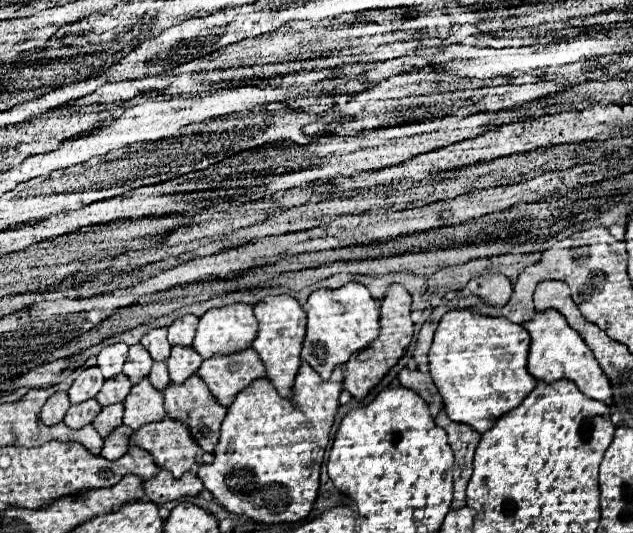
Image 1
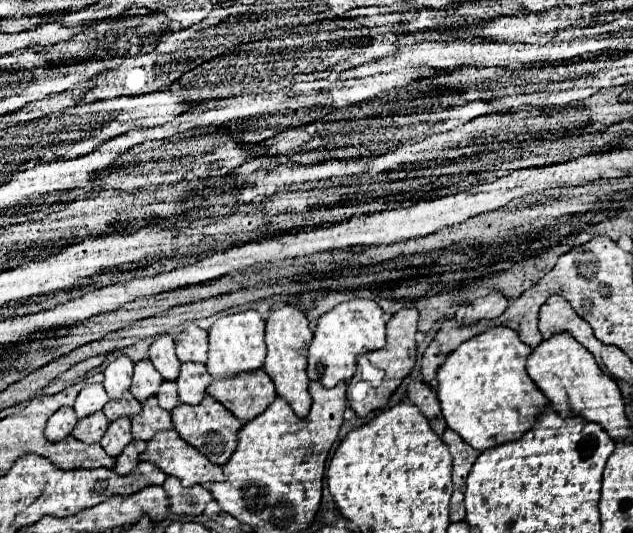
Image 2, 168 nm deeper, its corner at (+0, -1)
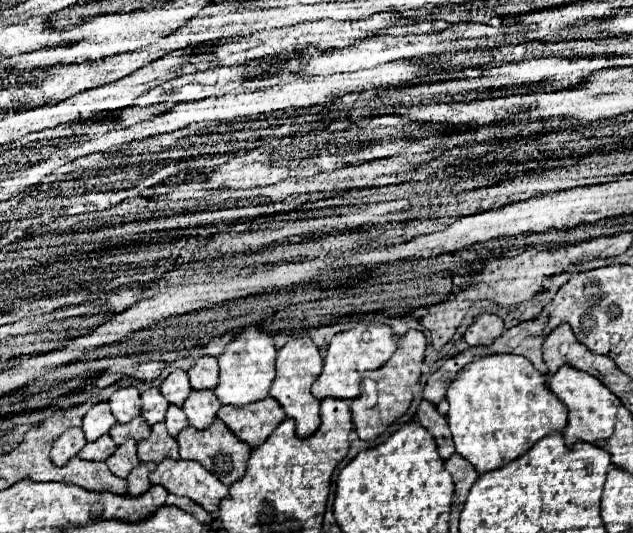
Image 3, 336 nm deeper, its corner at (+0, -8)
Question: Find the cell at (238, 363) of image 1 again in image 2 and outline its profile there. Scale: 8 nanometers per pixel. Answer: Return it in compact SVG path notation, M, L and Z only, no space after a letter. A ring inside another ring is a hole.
M260 371L252 377L232 377L228 381L212 381L208 395L222 403L230 413L234 413L242 423L252 421L274 401L276 391L272 379Z

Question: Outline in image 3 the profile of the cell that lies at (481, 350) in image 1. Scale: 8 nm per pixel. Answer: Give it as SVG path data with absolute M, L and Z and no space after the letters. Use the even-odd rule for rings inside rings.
M518 354L482 356L466 364L448 386L448 424L456 452L484 474L522 456L532 444L566 426L568 410L546 388L544 376Z

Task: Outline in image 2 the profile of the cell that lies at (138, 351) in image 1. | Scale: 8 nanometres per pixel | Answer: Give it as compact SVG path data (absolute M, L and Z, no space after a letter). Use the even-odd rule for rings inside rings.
M140 361L134 365L134 377L132 377L132 389L130 393L144 403L146 399L154 397L162 385L162 377L160 373L156 373L154 365L150 361Z

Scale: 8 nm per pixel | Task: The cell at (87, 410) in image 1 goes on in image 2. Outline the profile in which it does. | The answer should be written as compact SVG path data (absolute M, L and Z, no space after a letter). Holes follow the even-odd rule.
M92 413L92 417L84 417L84 421L78 421L76 429L72 431L72 437L84 443L98 443L108 429L108 419L104 413Z

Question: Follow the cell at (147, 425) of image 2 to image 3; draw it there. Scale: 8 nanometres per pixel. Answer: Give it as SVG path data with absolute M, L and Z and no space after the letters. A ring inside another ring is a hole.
M164 422L152 426L152 434L148 440L138 442L138 458L144 462L160 462L162 458L180 458L176 438L168 436Z

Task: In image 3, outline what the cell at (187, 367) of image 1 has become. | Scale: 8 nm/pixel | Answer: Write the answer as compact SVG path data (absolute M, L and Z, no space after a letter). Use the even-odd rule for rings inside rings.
M192 390L182 406L184 414L188 416L188 422L200 430L212 424L218 408L220 408L220 400L216 400L214 390Z

